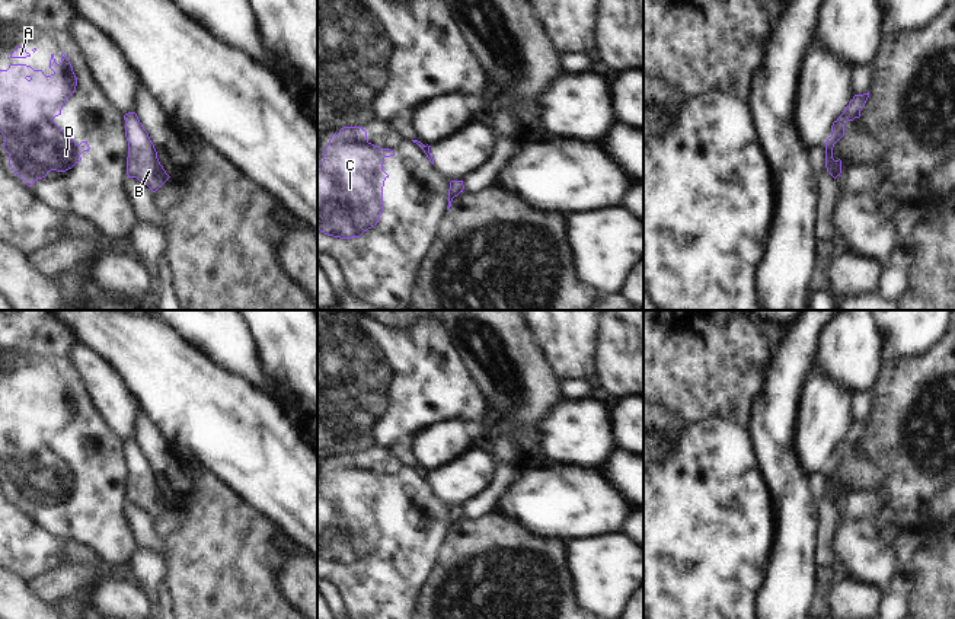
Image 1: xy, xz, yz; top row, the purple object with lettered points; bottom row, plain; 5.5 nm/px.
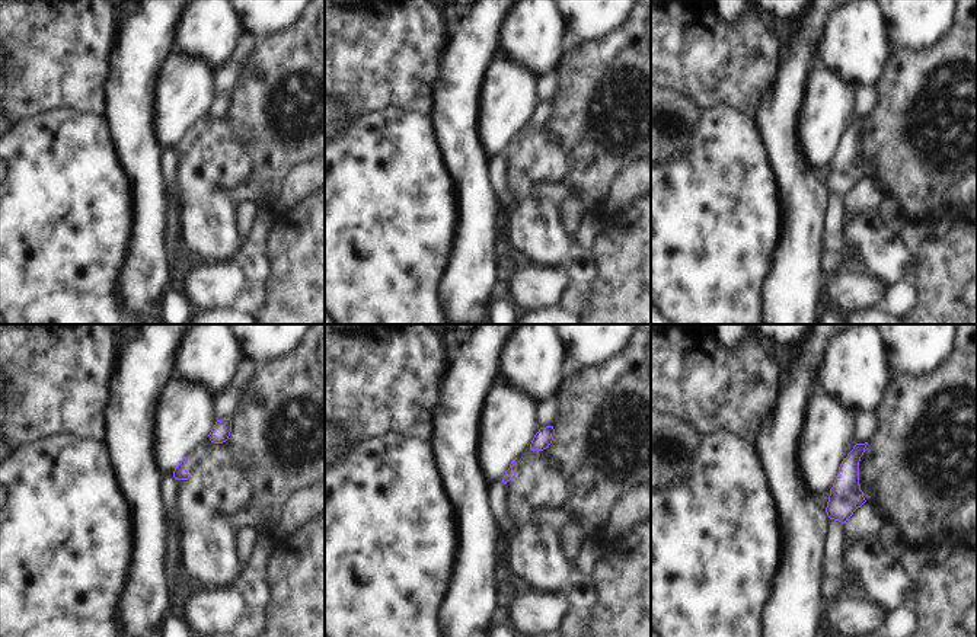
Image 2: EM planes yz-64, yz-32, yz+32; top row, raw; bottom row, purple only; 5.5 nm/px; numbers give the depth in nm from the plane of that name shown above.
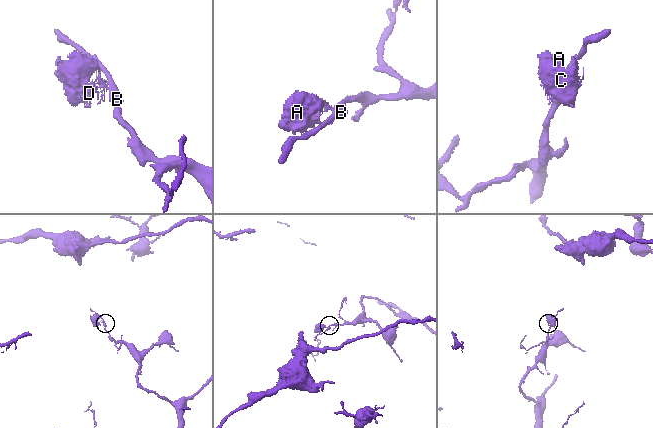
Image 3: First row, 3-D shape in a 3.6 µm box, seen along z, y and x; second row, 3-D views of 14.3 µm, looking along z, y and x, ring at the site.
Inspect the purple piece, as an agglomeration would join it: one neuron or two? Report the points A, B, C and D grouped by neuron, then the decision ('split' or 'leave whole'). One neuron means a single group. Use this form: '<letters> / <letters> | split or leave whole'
A C D / B | split

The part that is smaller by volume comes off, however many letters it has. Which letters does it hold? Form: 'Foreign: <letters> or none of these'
Foreign: A, C, D

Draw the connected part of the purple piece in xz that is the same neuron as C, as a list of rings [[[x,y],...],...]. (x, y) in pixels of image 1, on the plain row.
[[[344,453],[330,462],[322,481],[323,488],[317,491],[317,555],[333,564],[360,564],[380,546],[383,513],[389,504],[383,489],[395,478],[371,470],[362,453]]]

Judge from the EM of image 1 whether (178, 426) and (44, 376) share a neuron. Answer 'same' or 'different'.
different

